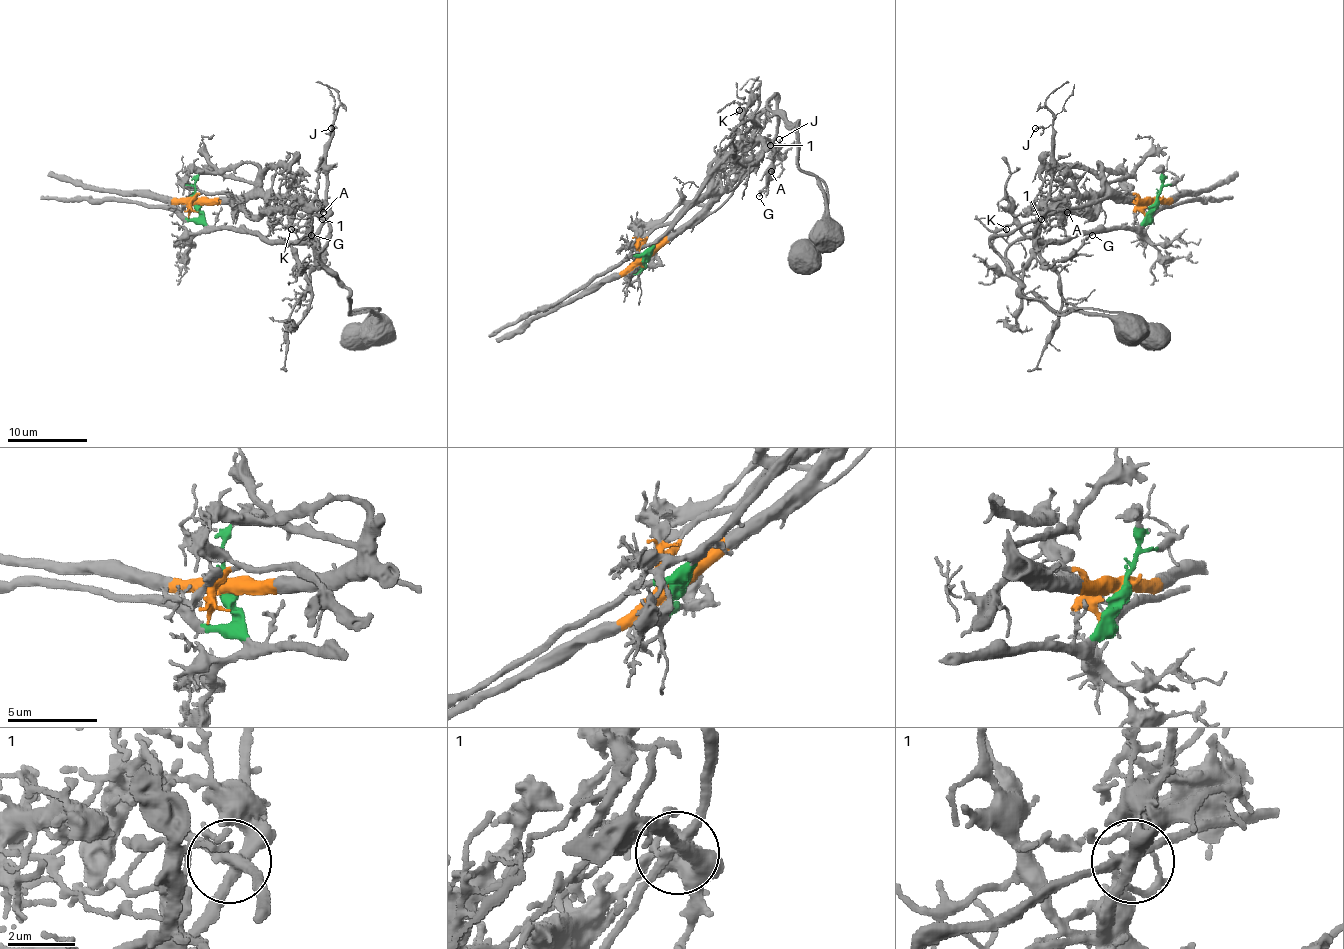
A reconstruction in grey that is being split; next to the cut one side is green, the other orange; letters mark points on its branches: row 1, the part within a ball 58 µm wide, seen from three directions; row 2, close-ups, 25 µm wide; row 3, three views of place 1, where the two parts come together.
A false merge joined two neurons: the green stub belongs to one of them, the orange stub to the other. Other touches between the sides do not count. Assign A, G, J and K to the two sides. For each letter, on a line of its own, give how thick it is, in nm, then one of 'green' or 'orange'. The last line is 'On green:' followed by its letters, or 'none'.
A: 140 nm | green
G: 190 nm | green
J: 190 nm | green
K: 190 nm | green
On green: A, G, J, K

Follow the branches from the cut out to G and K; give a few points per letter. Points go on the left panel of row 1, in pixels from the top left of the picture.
G: (196, 202), (196, 210), (210, 226), (255, 230), (269, 240), (305, 240), (325, 266), (325, 252), (311, 234)
K: (196, 202), (210, 226), (255, 230), (269, 240), (301, 240), (305, 224), (309, 232), (299, 238), (291, 228)

